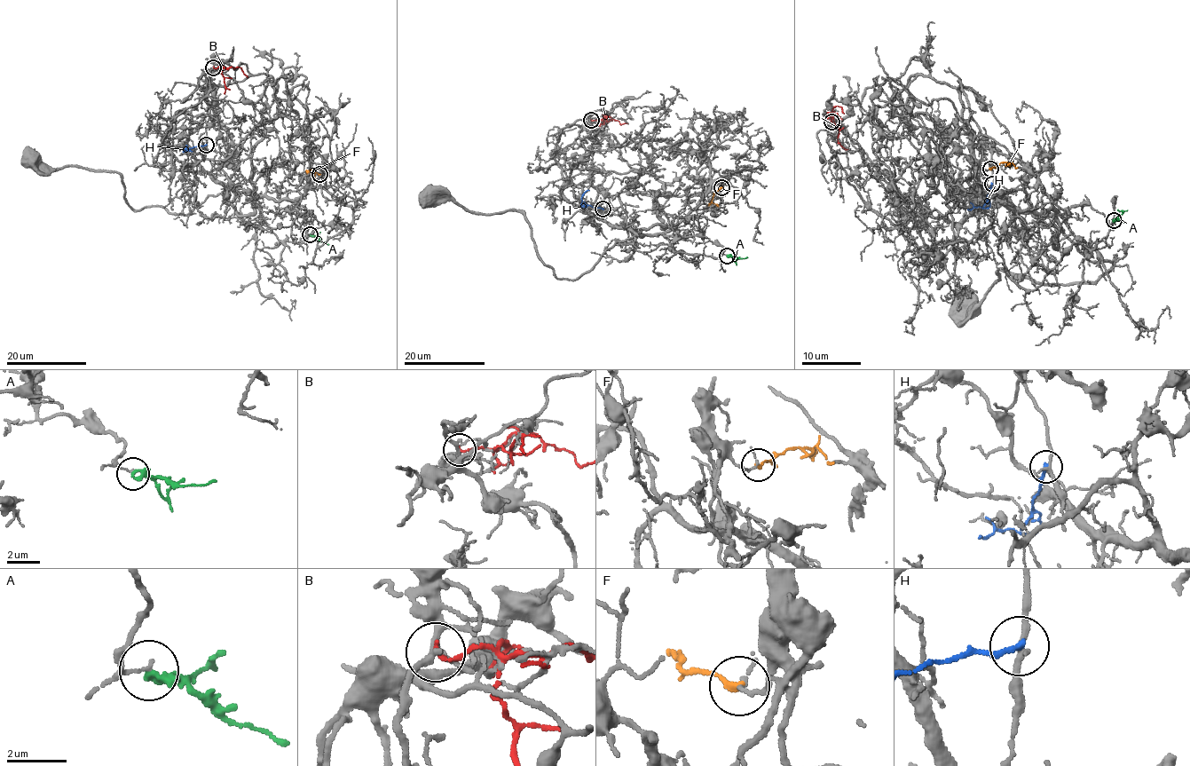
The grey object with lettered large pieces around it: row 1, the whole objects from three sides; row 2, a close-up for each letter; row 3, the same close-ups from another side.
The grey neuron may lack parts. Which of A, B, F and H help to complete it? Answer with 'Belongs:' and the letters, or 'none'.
Belongs: none

